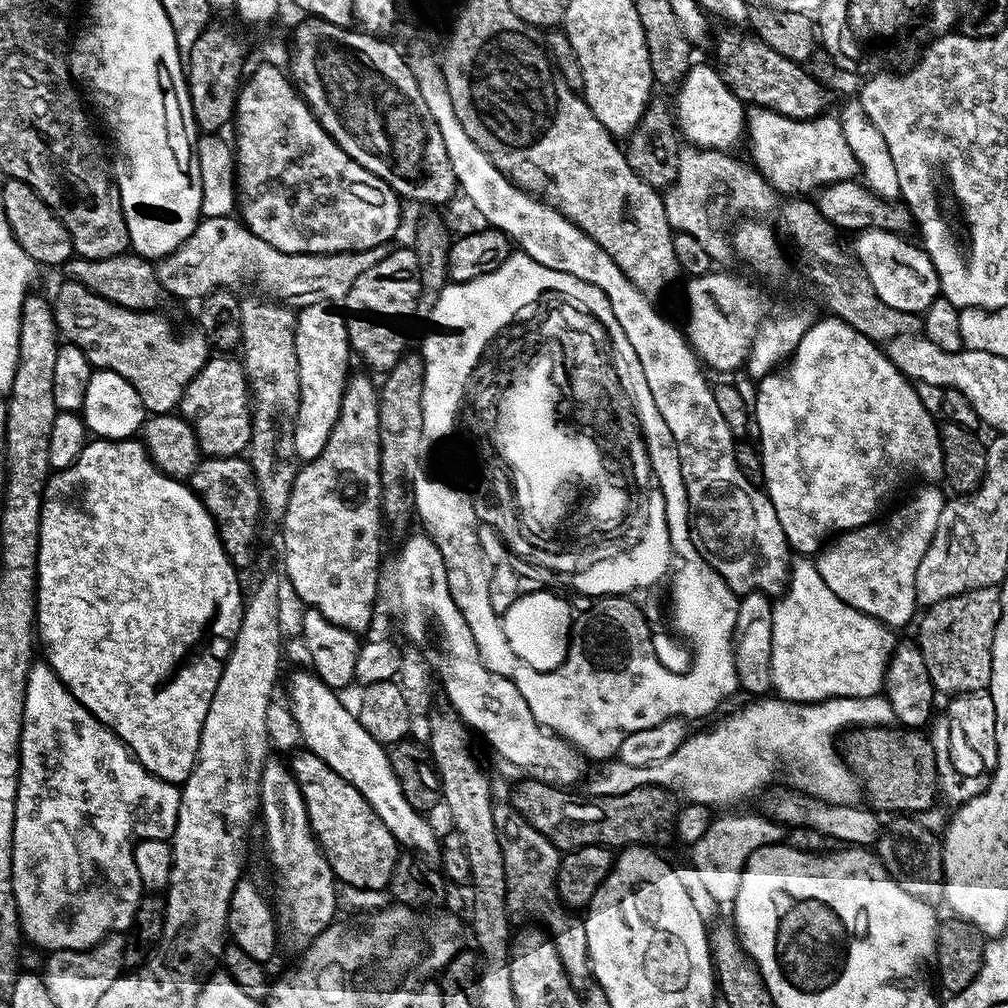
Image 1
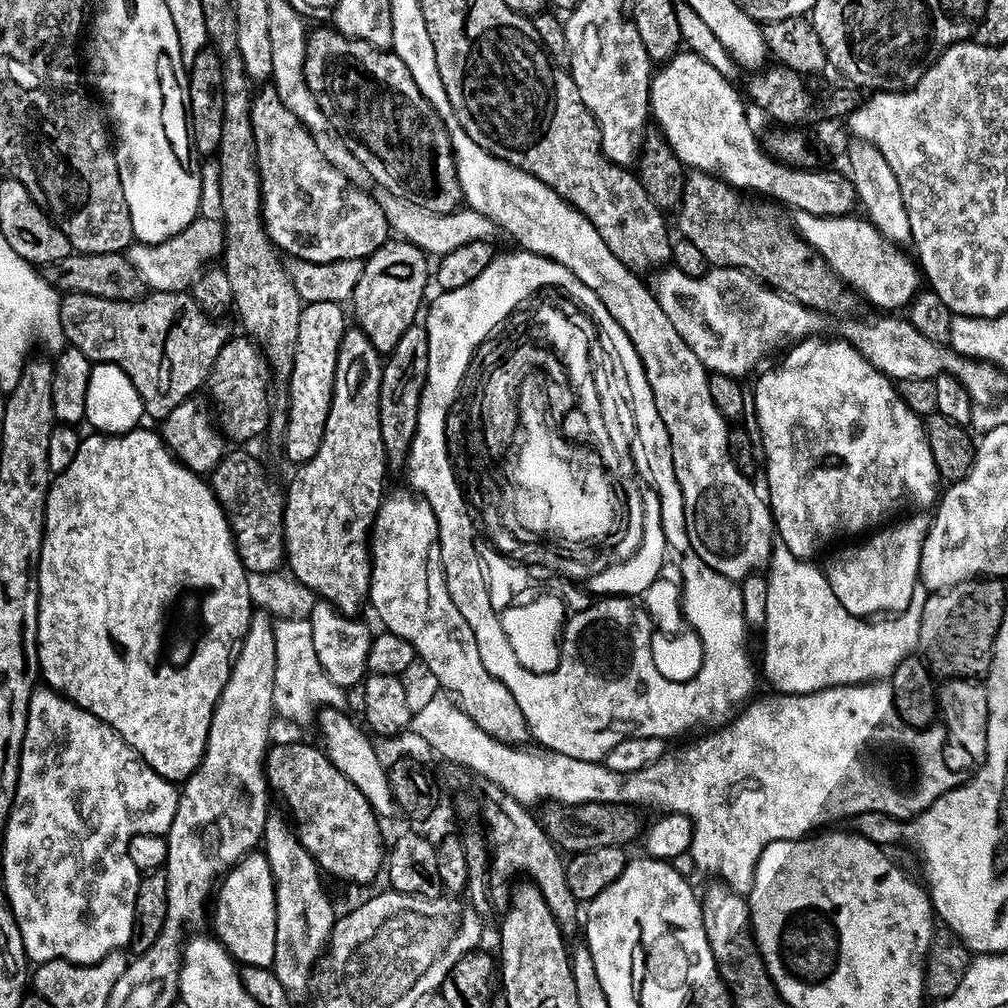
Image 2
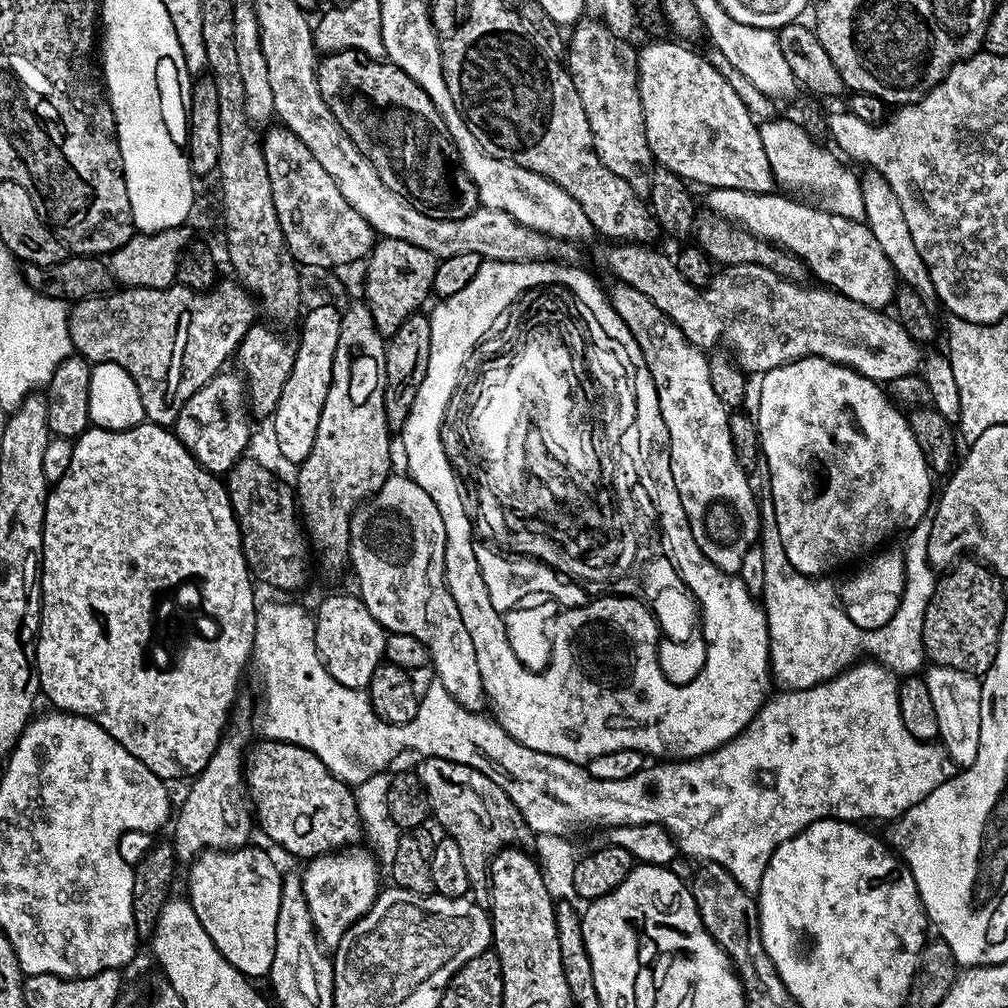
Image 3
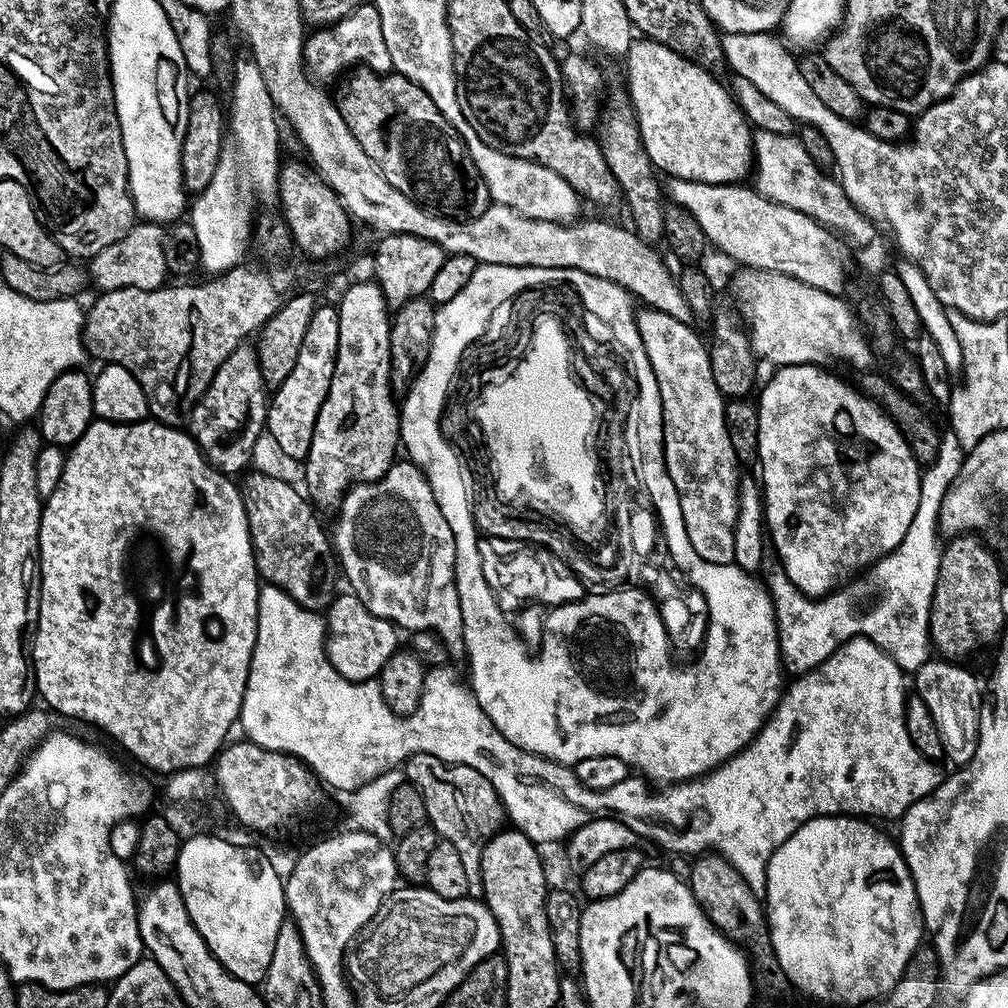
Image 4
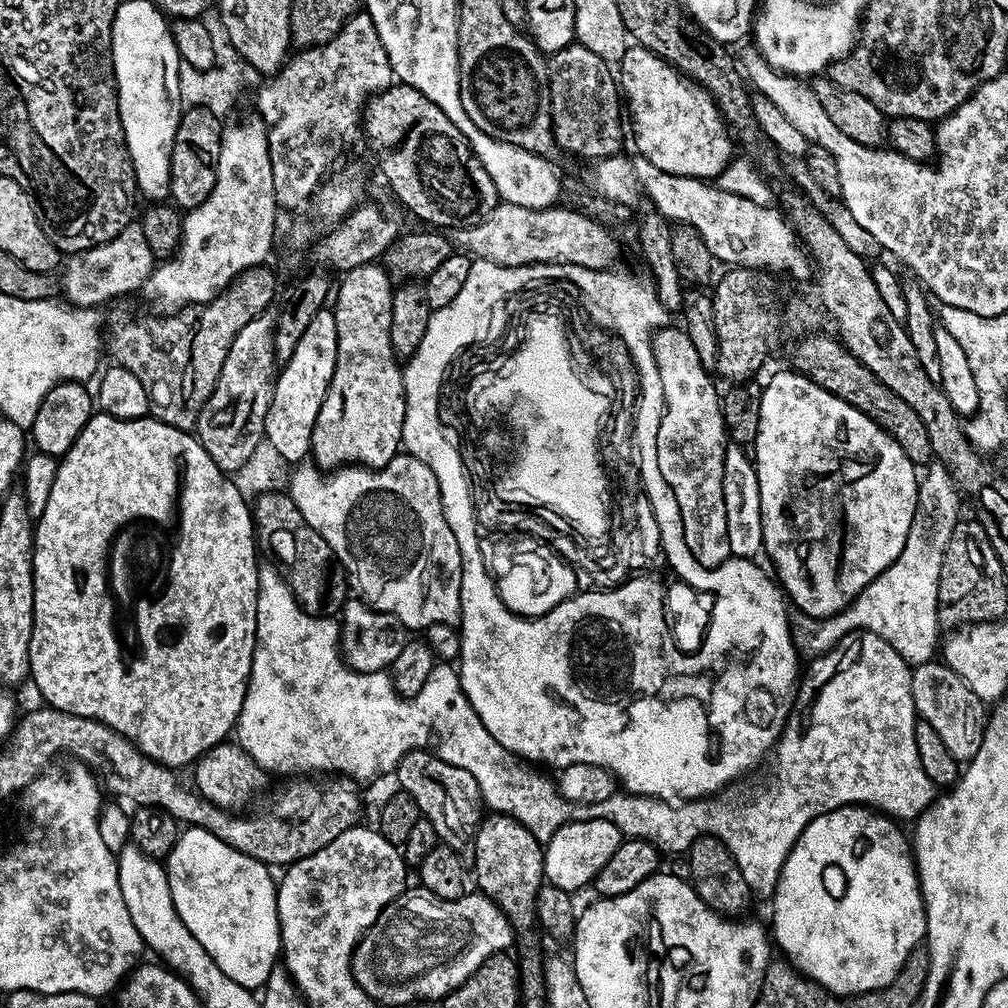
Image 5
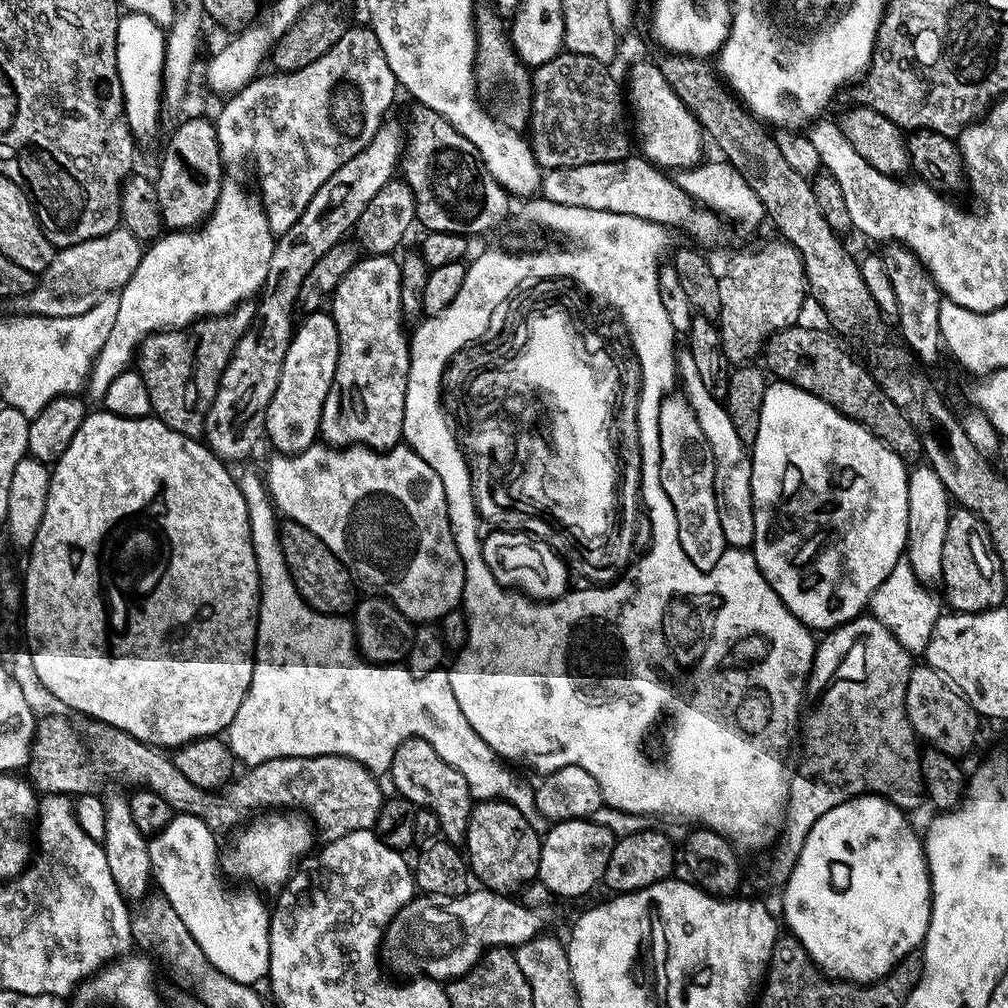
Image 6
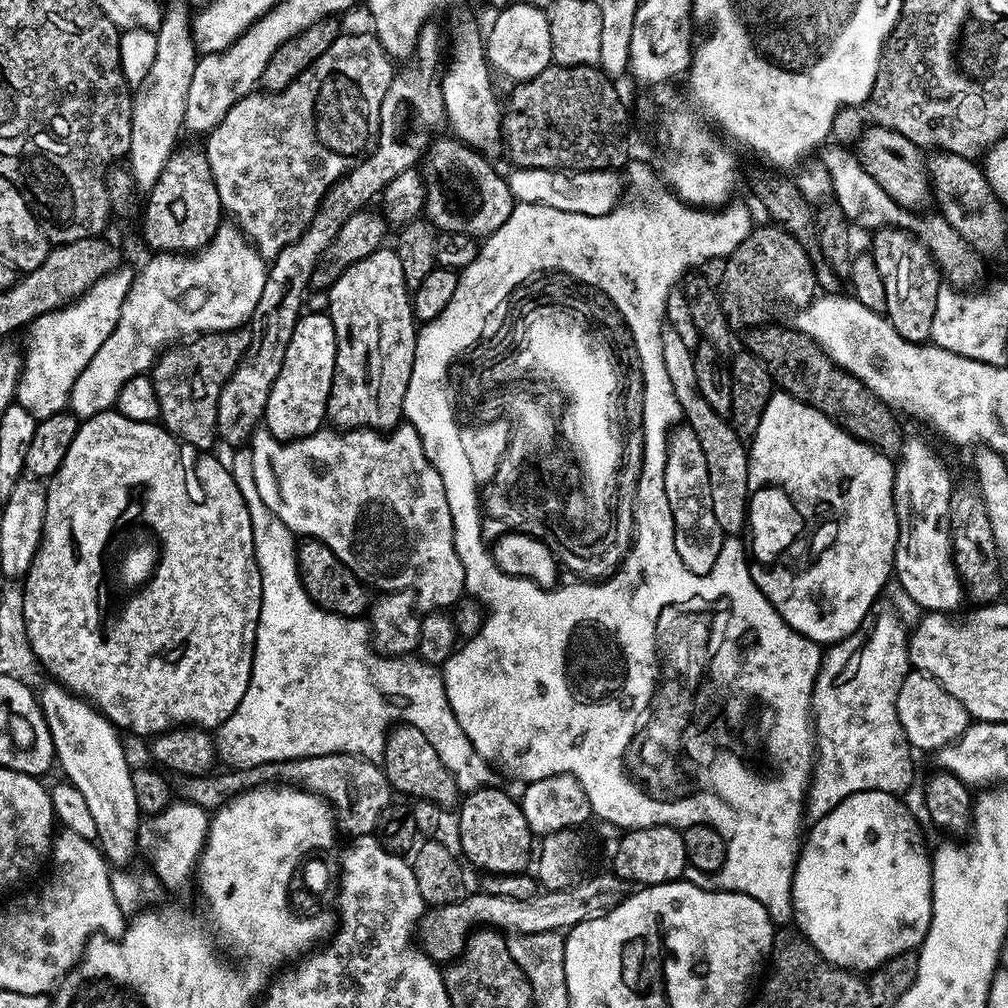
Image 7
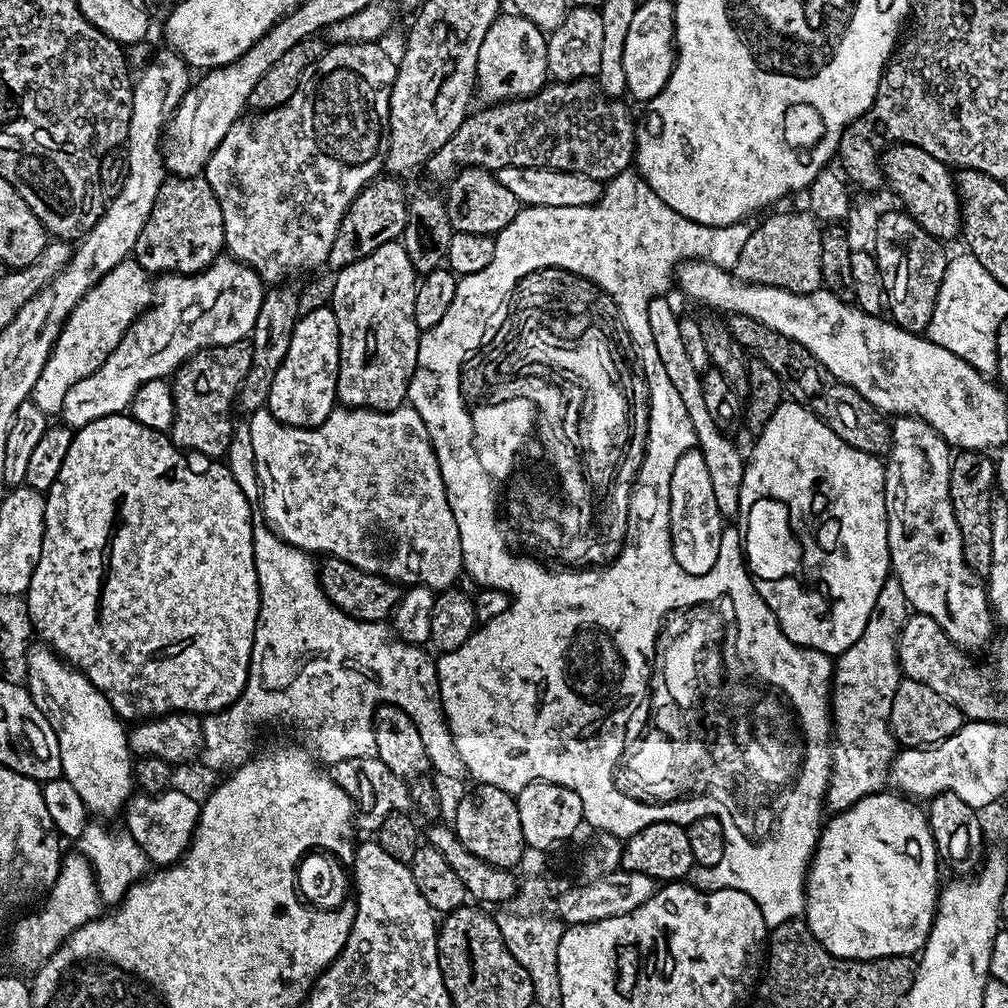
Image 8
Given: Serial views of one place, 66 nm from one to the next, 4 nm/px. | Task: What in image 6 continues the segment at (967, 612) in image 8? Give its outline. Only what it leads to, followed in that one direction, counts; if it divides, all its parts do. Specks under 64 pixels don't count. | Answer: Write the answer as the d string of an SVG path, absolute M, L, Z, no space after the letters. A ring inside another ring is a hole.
M927 466L913 467L908 474L908 547L906 562L914 570L920 583L936 586L941 583L942 542L946 542L946 526L950 511L950 497L938 474Z

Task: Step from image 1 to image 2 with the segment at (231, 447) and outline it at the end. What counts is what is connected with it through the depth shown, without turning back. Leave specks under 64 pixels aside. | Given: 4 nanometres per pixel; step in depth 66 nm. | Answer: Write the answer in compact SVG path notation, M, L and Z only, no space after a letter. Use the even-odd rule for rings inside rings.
M239 335L233 340L232 337L225 339L206 381L207 391L212 391L212 396L220 407L219 427L229 441L252 440L255 436L263 437L268 431L268 419L272 417L274 407L273 401L268 401L270 369L264 353L247 335Z

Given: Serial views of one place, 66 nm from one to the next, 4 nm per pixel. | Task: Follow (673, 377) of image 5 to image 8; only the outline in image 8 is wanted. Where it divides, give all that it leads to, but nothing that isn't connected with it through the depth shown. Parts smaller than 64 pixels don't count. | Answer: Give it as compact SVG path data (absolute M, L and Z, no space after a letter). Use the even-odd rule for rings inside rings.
M699 447L691 448L682 458L678 458L678 466L674 466L674 474L670 474L670 502L668 509L675 514L677 518L684 516L713 516L716 520L700 520L696 524L696 536L704 540L704 544L692 540L688 544L688 553L684 556L684 536L677 534L672 543L672 553L674 558L680 561L680 568L686 570L686 574L701 576L709 572L718 562L720 553L720 539L724 533L726 524L723 519L716 518L720 516L718 505L714 502L713 484L710 482L709 471L706 470L706 461Z

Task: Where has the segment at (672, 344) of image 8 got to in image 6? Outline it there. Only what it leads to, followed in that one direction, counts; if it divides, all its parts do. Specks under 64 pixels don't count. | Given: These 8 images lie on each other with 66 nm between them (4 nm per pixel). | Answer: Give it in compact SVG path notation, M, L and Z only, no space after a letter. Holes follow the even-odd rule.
M679 349L674 356L677 377L682 380L681 393L688 398L688 404L698 418L707 444L711 447L711 456L714 458L714 492L718 505L716 517L721 523L725 543L731 548L749 549L754 538L754 512L752 487L750 478L753 477L751 453L741 442L734 422L730 421L729 412L723 403L716 400L703 385L702 378L695 366L694 356L688 349Z

